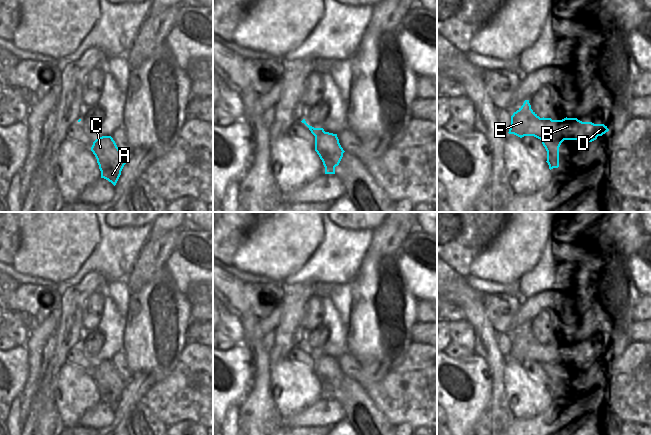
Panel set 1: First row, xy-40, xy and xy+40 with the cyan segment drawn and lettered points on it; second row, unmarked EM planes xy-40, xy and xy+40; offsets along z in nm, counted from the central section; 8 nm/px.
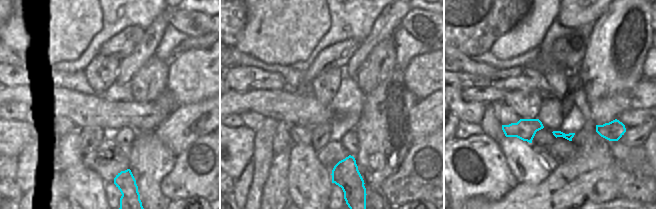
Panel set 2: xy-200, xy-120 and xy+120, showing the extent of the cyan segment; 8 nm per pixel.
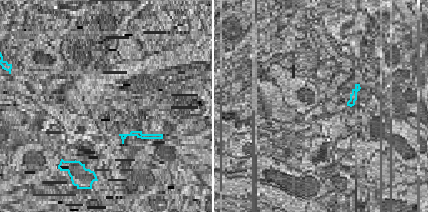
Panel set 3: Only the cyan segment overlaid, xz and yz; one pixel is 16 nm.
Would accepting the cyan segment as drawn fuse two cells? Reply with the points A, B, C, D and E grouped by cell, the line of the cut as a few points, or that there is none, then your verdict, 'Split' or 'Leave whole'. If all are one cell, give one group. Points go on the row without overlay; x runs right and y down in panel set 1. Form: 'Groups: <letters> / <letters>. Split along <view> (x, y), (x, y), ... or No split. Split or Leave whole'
Groups: A C / B D E. Split along xy+40 (543, 362), (550, 358), (559, 358), (566, 363). Split.

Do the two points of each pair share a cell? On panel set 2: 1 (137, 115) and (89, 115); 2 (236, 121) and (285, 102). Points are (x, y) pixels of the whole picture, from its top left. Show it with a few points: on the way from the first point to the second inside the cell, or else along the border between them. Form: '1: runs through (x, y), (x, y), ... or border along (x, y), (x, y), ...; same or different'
1: runs through (125, 115), (101, 115); same
2: border along (239, 114), (230, 115); different

